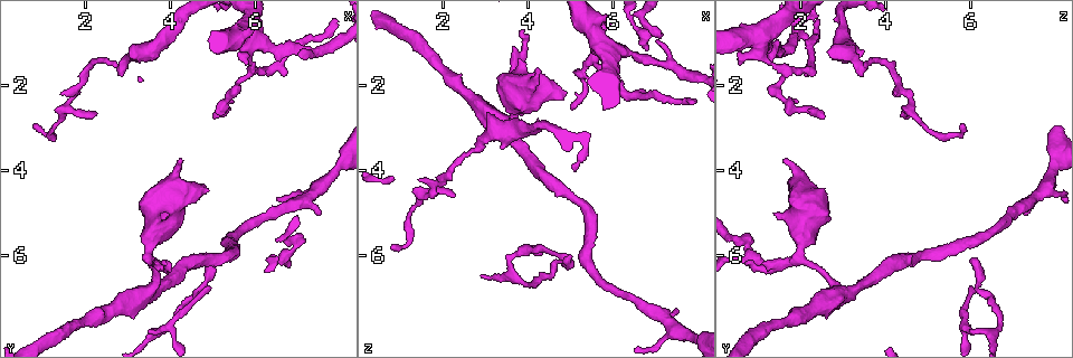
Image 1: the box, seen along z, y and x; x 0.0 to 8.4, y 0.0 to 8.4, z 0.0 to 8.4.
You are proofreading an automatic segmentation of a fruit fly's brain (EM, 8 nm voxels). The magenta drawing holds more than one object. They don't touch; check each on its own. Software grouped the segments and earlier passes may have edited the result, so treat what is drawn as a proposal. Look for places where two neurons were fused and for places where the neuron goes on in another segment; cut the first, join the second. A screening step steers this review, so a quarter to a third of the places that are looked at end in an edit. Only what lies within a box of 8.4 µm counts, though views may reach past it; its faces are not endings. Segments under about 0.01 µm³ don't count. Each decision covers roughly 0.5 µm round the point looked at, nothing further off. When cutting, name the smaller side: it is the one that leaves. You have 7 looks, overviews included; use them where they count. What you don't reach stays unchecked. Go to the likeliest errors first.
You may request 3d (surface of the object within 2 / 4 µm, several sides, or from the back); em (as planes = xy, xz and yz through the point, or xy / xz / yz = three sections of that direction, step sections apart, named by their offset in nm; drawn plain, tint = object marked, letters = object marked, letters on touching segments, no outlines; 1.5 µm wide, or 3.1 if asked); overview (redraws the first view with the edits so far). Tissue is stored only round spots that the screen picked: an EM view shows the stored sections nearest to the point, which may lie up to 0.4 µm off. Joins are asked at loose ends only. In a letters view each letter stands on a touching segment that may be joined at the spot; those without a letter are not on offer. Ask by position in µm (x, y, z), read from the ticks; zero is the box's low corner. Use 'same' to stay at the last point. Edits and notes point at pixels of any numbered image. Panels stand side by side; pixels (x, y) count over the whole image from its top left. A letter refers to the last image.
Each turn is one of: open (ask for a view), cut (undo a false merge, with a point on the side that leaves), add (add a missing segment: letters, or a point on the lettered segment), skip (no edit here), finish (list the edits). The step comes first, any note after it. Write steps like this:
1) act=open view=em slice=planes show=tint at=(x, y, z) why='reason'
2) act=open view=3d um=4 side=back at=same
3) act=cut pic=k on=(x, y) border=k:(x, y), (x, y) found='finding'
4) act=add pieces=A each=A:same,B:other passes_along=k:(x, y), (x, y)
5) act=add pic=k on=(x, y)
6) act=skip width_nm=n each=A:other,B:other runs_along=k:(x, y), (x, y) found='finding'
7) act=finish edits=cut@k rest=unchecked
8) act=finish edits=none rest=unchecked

act=open view=em slice=xz step=4 show=tint at=(3.90, 6.20, 0.70) why='tapers out'

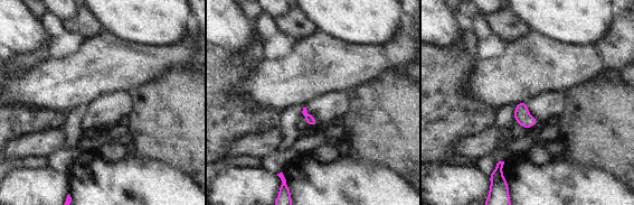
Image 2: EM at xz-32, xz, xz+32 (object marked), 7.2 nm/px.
act=open view=em slice=planes show=letters at=same why='another direction'

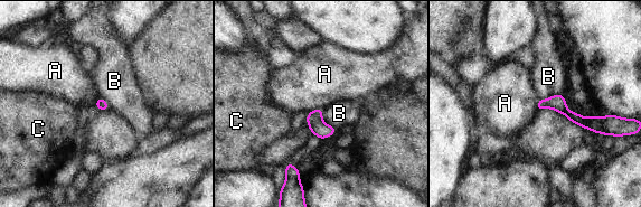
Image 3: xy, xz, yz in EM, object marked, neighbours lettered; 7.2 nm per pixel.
act=skip each=A:other,B:other,C:other border=3:(323, 109), (313, 109), (307, 114) found='none of them fits'

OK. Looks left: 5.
act=open view=3d um=4 at=(3.55, 6.85, 2.95) why='side arm on a straight run'

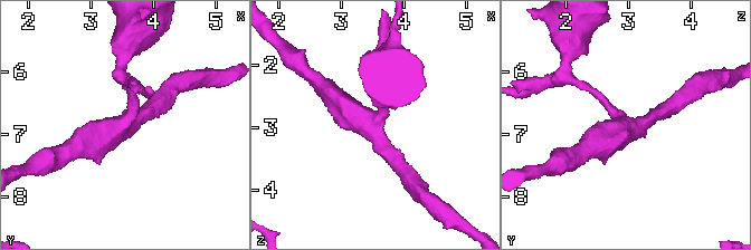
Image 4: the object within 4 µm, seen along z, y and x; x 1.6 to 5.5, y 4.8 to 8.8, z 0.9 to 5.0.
act=open view=em slice=planes show=letters at=(3.50, 6.80, 2.95) arms=3

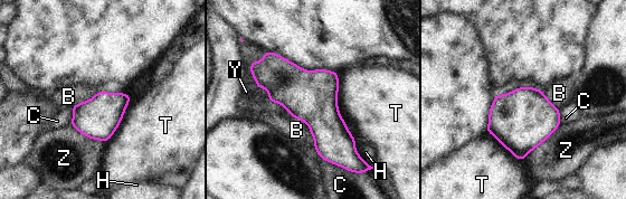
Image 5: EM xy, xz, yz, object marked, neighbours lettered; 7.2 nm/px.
act=skip each=B:other,C:other,H:other,T:other,Y:other,Z:other runs_along=5:(256, 66), (273, 73), (353, 153) found='all the same neuron'

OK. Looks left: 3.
act=open view=em slice=planes show=letters at=(4.90, 4.40, 2.30) why='stops while still wide'

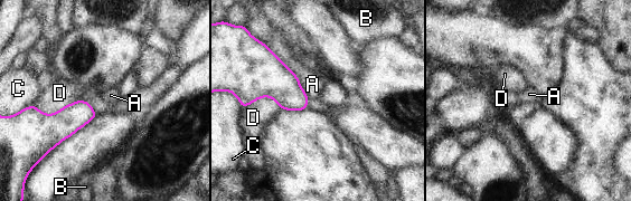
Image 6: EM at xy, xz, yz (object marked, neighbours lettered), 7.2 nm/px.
act=skip each=A:other,B:other,C:other,D:other border=6:(266, 45), (298, 77), (309, 99) found='no lettered segment goes on from it'

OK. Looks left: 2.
act=finish edits=none rest=unchecked

